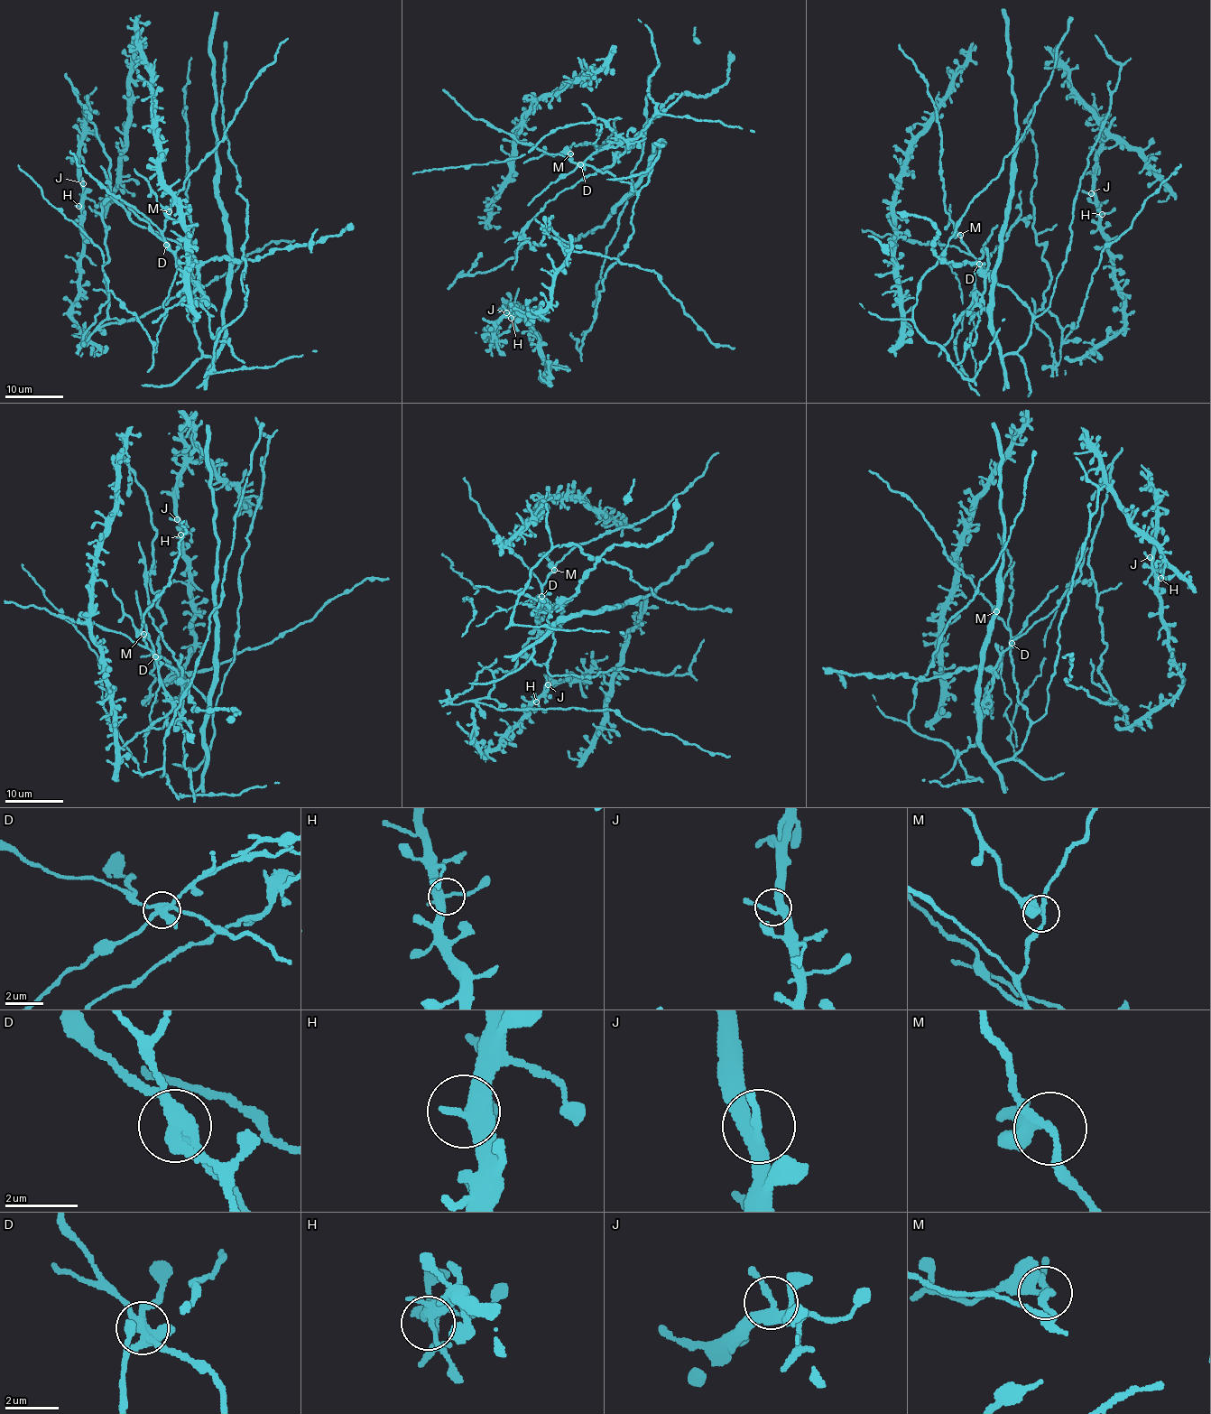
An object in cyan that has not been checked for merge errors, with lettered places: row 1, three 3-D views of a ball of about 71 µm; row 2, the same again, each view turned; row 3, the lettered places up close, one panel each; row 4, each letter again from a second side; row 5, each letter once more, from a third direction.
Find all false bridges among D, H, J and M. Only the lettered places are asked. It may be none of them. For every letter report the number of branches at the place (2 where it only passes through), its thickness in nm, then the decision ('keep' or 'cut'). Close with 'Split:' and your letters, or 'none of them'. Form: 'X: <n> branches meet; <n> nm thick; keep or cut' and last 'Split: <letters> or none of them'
D: 4 branches meet; 400 nm thick; cut
H: 4 branches meet; 360 nm thick; keep
J: 3 branches meet; 240 nm thick; keep
M: 3 branches meet; 260 nm thick; cut
Split: D, M

